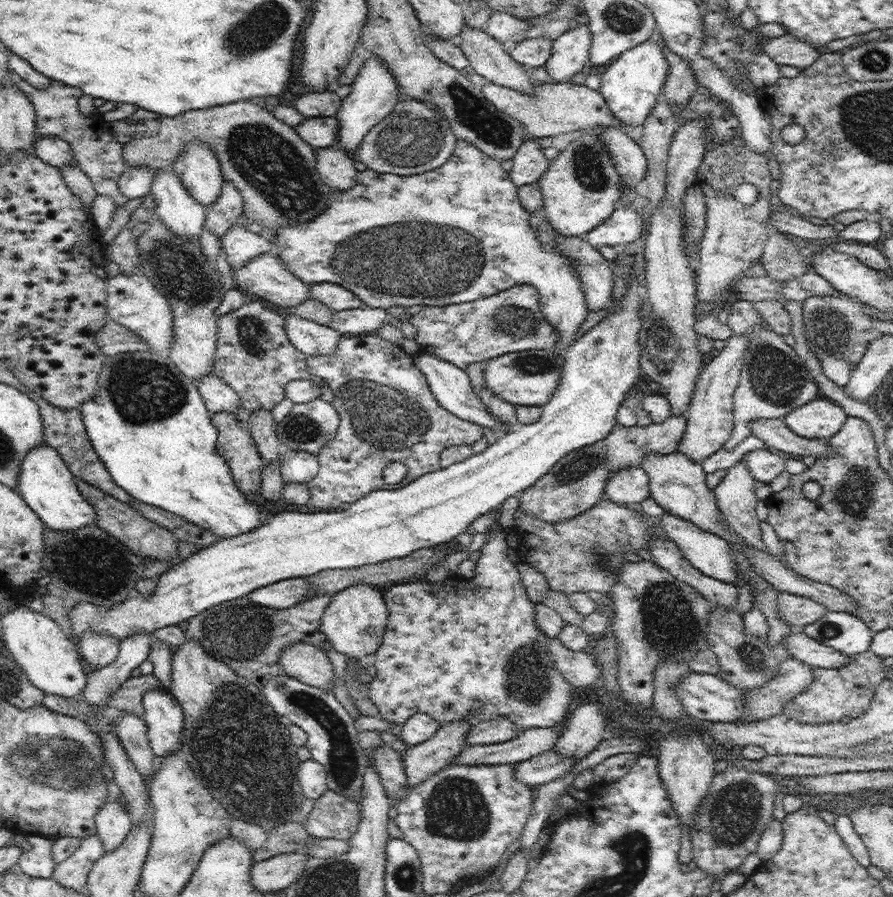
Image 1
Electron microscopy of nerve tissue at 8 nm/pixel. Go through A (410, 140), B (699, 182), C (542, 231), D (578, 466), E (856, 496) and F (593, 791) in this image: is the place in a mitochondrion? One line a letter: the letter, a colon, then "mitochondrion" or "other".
A: mitochondrion
B: other
C: other
D: mitochondrion
E: mitochondrion
F: other

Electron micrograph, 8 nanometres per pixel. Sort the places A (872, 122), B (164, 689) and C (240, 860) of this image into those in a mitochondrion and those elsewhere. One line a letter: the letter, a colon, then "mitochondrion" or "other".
A: mitochondrion
B: other
C: other

